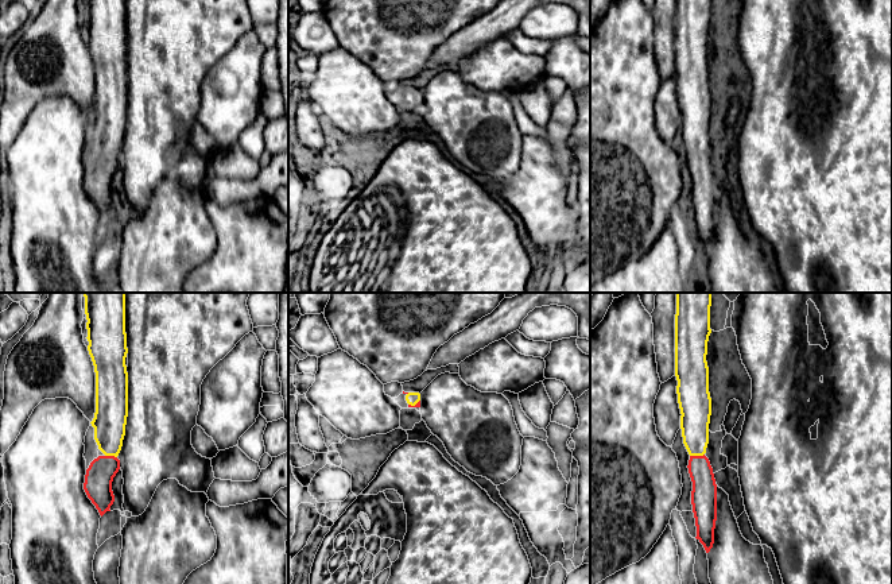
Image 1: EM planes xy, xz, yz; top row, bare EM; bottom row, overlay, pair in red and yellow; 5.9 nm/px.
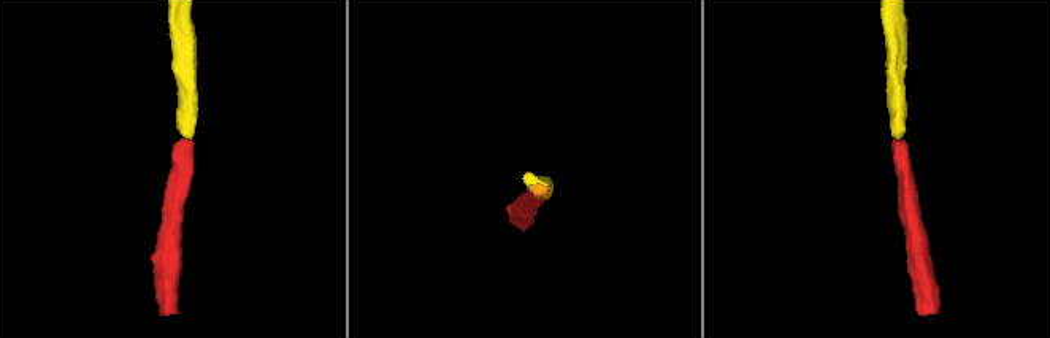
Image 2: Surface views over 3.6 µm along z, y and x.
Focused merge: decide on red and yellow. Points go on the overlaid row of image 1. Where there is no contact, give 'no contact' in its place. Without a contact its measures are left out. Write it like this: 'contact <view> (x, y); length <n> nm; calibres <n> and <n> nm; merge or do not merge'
contact yz (697, 456); length 90 nm; calibres 160 and 180 nm; merge

